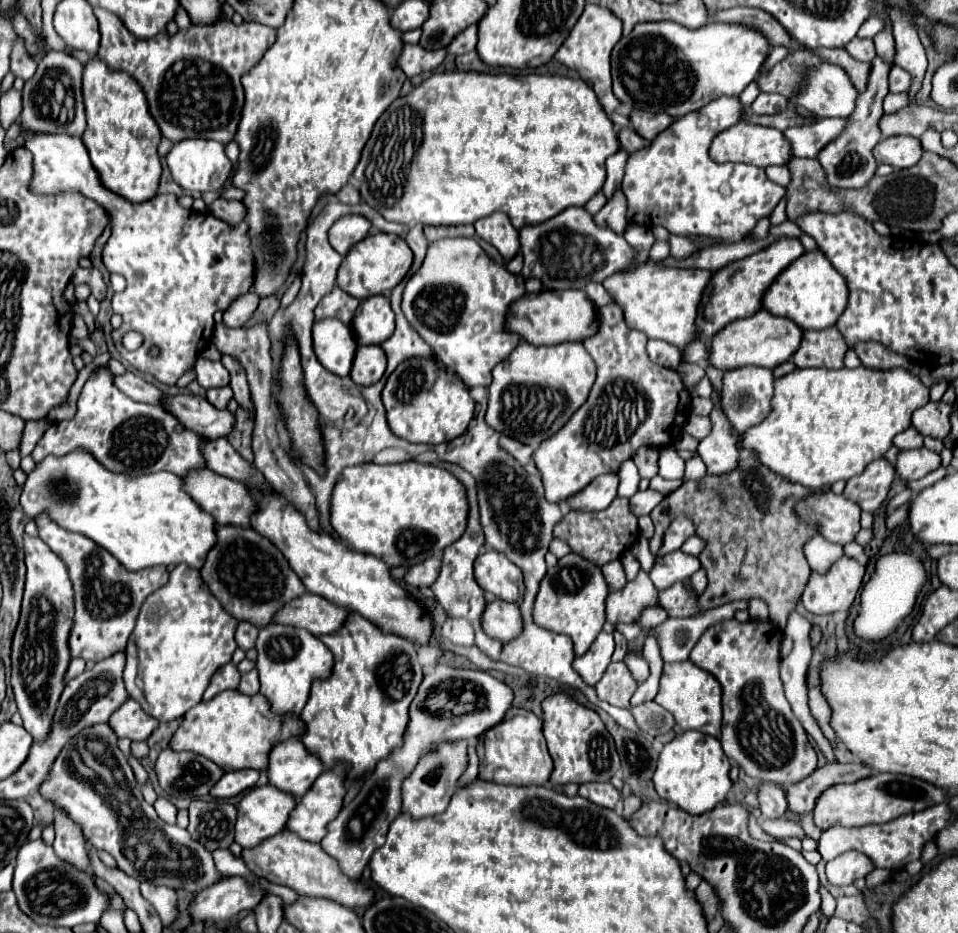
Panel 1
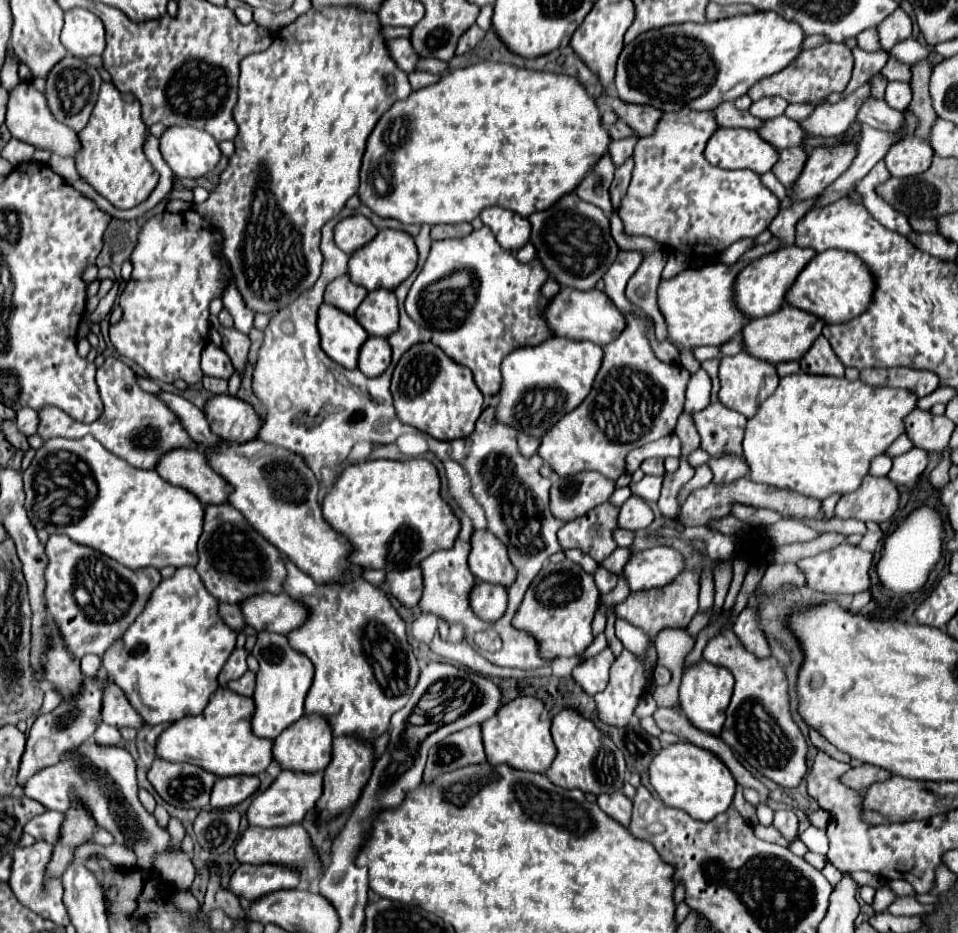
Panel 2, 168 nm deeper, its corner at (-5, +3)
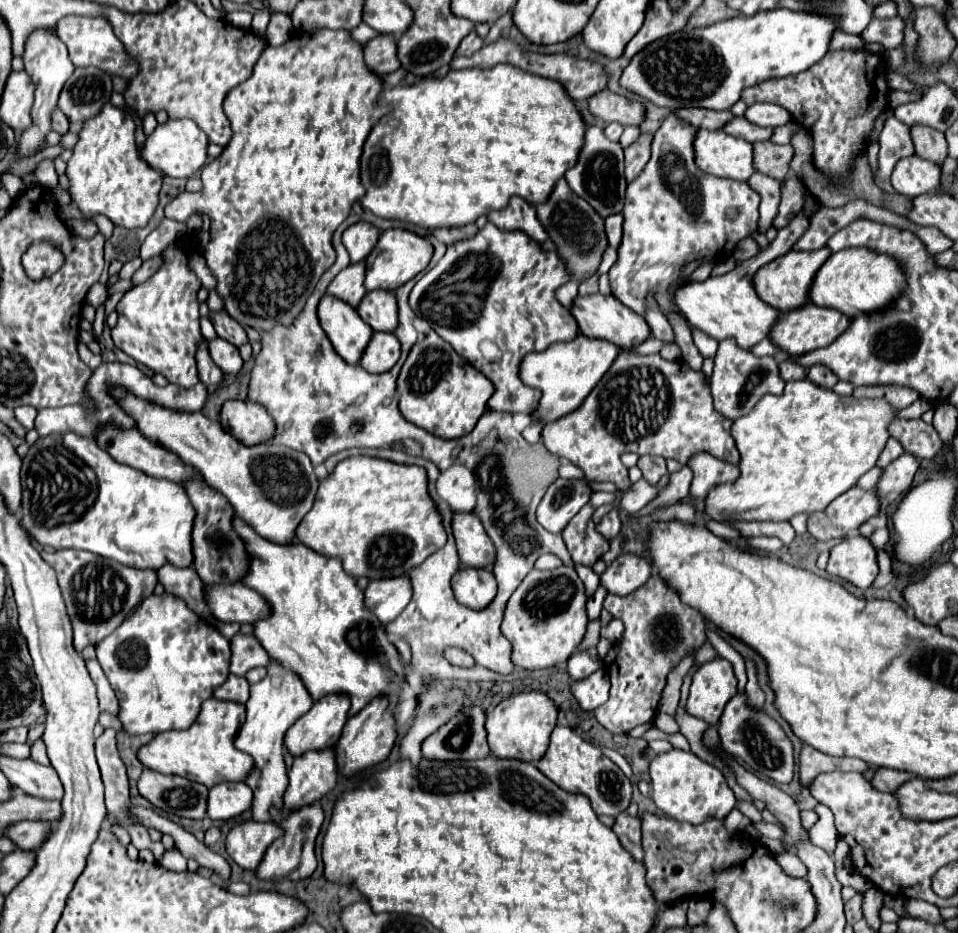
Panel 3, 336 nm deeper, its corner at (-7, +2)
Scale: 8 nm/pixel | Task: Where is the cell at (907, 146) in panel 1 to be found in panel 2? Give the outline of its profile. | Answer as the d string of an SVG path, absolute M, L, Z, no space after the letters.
M908 135L890 147L890 151L884 155L884 163L892 177L910 177L926 171L932 155L934 151L924 139Z

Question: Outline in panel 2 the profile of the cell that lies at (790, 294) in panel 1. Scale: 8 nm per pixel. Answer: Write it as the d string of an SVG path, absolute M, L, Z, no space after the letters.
M840 249L818 253L796 277L786 293L786 301L810 315L820 315L826 323L844 323L866 311L874 291L874 277L868 267L854 255Z

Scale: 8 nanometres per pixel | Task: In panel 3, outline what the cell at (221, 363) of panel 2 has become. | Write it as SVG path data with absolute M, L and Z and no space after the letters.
M214 338L208 342L208 348L210 348L210 356L212 360L216 362L216 366L222 370L222 372L232 372L232 374L238 374L242 370L242 358L238 354L238 348L234 344L228 344L226 340L222 338Z

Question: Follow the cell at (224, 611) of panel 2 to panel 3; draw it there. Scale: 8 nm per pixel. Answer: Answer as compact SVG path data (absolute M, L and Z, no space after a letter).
M166 564L156 572L156 576L164 590L172 592L174 596L180 596L180 600L184 600L188 608L192 608L192 612L196 612L204 620L212 616L212 612L204 604L204 584L200 576L196 576L194 568L176 568Z

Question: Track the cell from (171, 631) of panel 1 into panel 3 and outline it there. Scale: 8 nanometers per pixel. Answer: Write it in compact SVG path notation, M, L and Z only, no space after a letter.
M172 594L148 596L112 636L96 644L96 658L118 696L118 720L128 734L158 734L166 730L184 730L200 712L200 704L212 696L212 690L228 678L230 642L210 624L202 622L188 606Z

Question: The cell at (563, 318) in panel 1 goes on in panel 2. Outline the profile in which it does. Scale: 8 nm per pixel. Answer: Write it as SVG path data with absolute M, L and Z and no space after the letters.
M572 287L560 289L544 307L544 319L552 335L578 339L578 341L592 341L592 343L598 343L600 347L614 341L624 329L622 313L616 309L610 297L598 289L590 289L590 291L578 291Z

